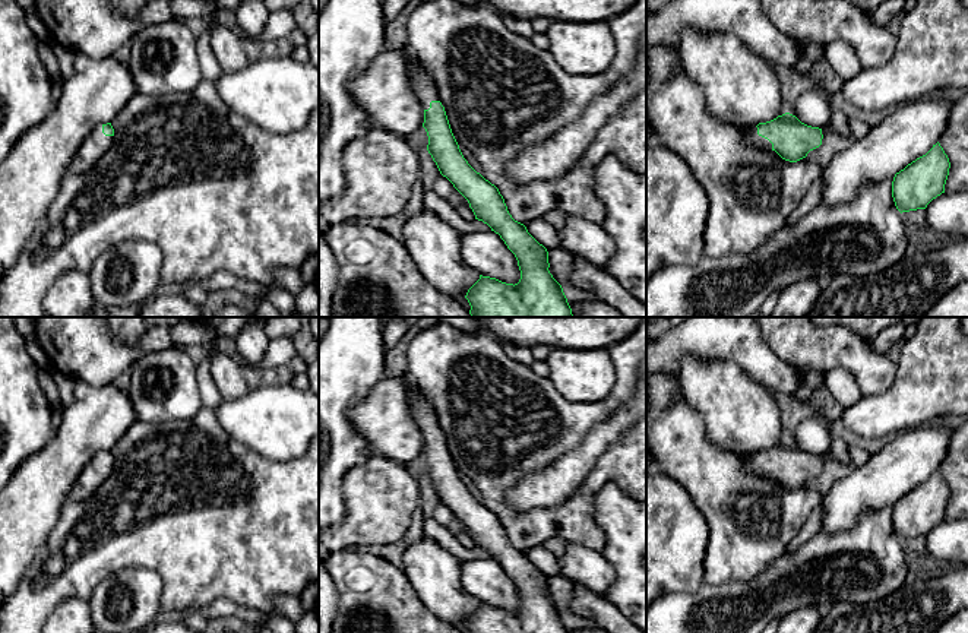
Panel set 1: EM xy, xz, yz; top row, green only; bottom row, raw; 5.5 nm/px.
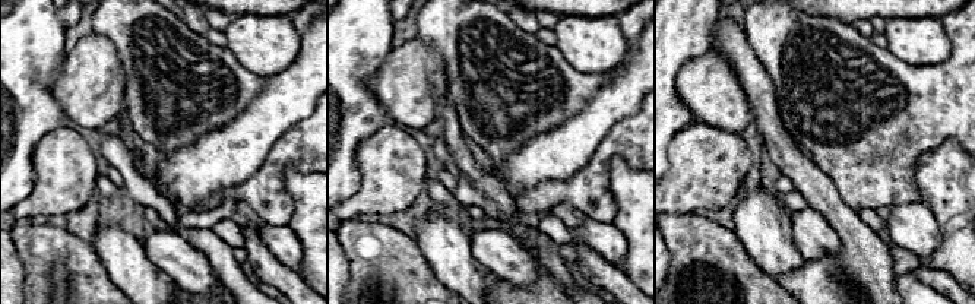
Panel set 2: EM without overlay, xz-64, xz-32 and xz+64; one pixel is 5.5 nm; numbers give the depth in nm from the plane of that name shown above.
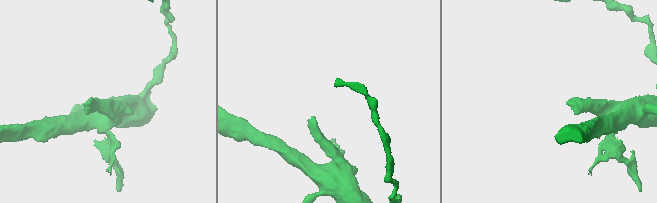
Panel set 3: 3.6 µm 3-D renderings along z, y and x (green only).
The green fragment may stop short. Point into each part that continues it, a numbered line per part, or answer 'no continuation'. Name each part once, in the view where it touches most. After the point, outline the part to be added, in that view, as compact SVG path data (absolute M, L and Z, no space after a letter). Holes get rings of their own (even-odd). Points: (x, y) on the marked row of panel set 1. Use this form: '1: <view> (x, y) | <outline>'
1: yz (750, 136) | M756 126L746 127L743 139L749 145L753 145L753 146L757 146L757 148L762 148L762 149L766 149L766 151L771 151L771 152L776 153L772 149L772 143L768 139L757 134L757 127Z

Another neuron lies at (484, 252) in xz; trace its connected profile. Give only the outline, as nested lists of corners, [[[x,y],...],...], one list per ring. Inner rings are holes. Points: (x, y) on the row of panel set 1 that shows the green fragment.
[[[494,231],[461,234],[461,254],[464,262],[483,276],[513,285],[521,279],[515,254]]]

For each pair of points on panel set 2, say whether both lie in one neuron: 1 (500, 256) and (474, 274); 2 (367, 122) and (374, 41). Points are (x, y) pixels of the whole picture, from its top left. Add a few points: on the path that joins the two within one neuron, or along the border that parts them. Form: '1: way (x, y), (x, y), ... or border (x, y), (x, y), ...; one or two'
1: border (468, 237), (471, 255), (496, 278); two
2: way (358, 101), (358, 62); one

